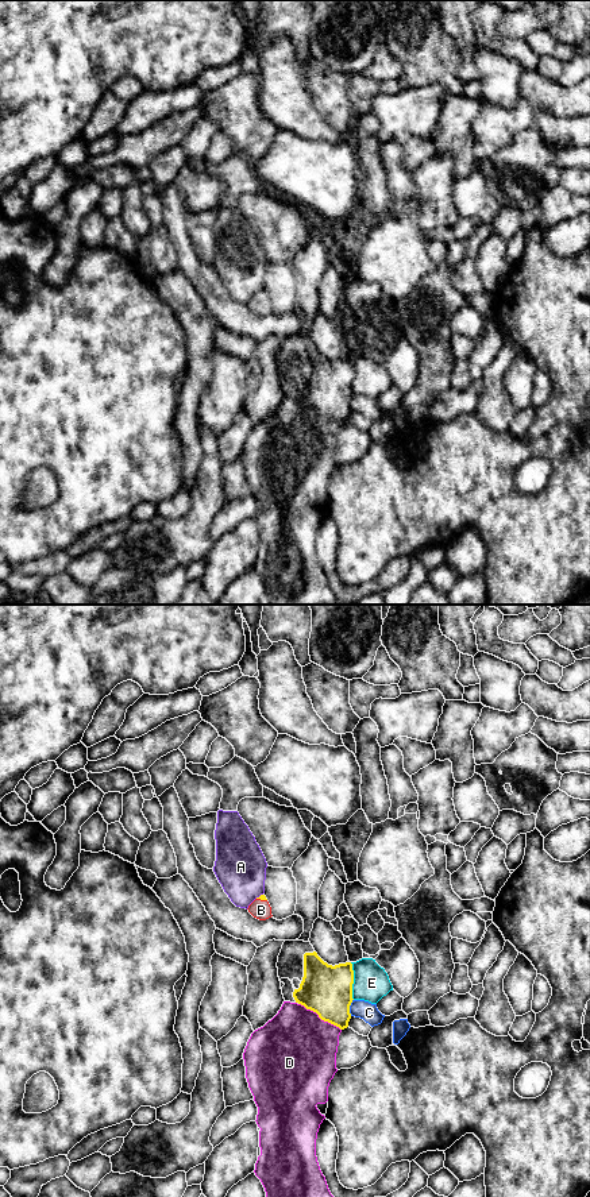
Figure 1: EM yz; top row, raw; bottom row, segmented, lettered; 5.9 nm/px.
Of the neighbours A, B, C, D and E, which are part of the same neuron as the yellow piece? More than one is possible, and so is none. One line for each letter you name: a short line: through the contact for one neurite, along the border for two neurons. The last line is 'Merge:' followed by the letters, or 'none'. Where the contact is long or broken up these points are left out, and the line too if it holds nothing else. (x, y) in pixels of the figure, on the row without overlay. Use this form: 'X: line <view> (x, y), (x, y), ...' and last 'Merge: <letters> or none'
B: line yz (262, 292), (262, 294), (261, 305)
Merge: B

